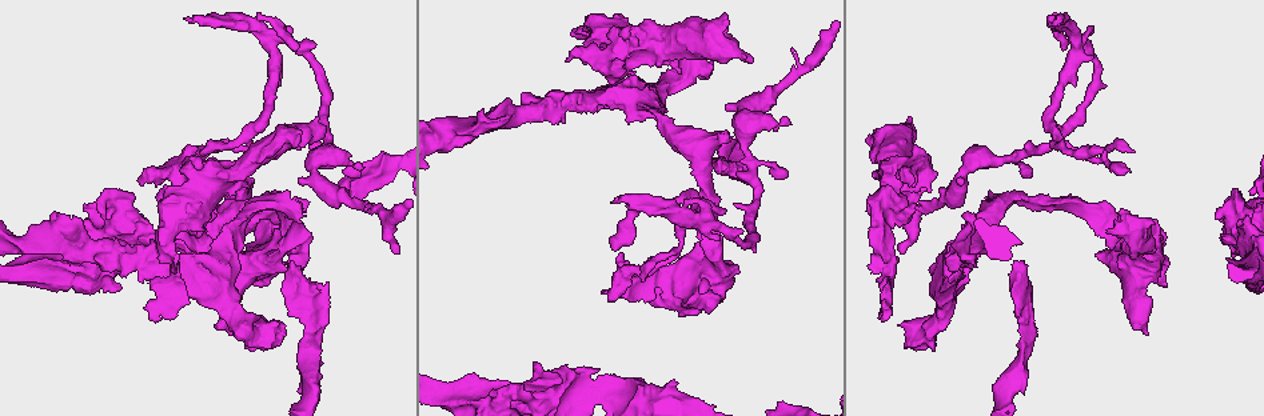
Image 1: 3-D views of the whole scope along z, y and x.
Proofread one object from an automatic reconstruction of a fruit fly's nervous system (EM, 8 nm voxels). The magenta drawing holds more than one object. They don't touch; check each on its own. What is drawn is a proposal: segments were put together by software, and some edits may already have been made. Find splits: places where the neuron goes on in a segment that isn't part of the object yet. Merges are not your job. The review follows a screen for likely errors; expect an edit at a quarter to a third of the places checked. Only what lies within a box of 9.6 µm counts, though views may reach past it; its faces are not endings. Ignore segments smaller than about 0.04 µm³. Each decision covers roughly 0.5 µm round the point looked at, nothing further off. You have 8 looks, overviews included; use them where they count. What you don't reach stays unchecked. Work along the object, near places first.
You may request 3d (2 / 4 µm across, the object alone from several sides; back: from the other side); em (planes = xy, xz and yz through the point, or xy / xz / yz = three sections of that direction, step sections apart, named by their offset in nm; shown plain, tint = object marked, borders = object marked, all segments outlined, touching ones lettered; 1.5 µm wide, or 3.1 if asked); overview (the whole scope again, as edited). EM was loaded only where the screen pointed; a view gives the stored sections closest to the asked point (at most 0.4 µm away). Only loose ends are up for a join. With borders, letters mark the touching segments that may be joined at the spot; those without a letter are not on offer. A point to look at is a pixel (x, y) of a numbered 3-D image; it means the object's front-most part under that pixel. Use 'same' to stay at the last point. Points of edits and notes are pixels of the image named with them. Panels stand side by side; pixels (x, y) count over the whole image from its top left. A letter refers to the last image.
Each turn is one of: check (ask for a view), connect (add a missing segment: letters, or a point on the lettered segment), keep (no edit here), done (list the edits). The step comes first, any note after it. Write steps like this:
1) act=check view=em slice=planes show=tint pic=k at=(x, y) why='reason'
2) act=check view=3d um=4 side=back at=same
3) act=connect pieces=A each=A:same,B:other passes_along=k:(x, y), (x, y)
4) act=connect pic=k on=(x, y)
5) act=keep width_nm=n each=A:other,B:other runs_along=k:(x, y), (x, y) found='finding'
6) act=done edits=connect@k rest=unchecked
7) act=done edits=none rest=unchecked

act=check view=em slice=yz step=8 show=borders pic=1 at=(325, 131) why='thick end'

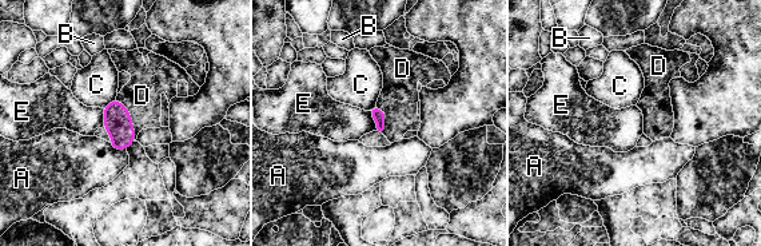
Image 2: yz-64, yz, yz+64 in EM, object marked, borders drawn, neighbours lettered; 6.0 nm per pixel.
act=connect pieces=D each=A:other,B:other,C:other,D:same,E:other found='it goes on there'

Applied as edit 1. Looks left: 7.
act=check view=em slice=xy step=4 show=tint pic=1 at=(1015, 264) why='free end'

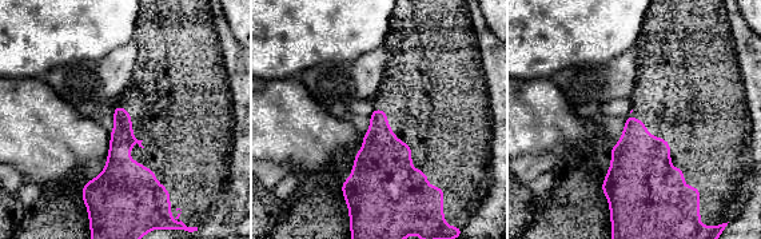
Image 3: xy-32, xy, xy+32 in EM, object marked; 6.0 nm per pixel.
act=check view=em slice=planes show=borders at=same why='another direction'

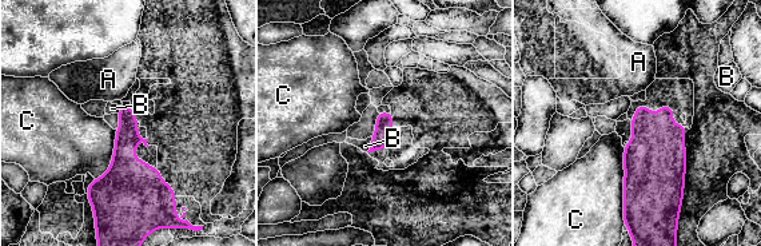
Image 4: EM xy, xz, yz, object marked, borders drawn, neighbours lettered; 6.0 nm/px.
act=keep longest_contact=C:380nm each=A:other,B:other,C:other found='no lettered segment goes on from it'

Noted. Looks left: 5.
act=check view=em slice=yz step=8 show=borders pic=1 at=(928, 189) why='free end'

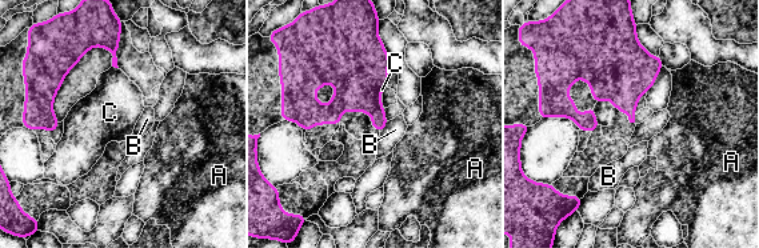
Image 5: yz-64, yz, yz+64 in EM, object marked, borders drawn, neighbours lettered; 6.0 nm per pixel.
act=check view=em slice=xz step=4 show=borders at=same

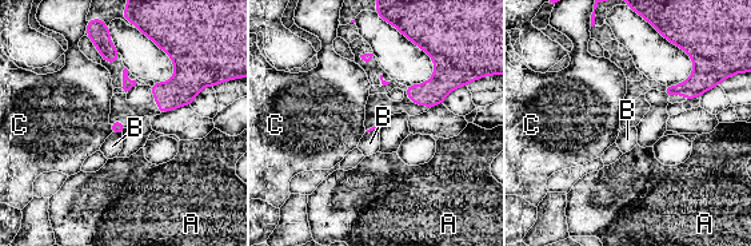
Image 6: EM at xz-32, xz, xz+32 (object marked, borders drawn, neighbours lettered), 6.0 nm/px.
act=keep each=A:other,B:other,C:other border=6:(110, 125), (111, 133) found='none of them fits'

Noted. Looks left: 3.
act=done edits=connect@2 rest=unchecked

